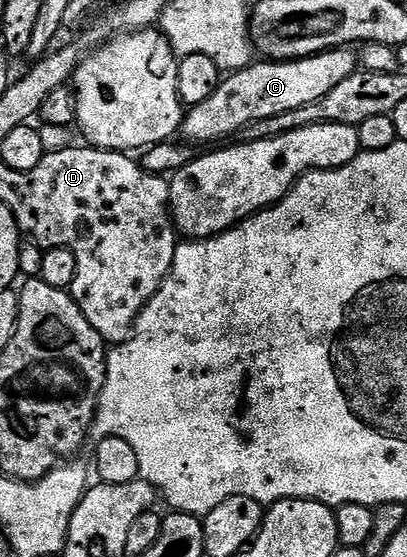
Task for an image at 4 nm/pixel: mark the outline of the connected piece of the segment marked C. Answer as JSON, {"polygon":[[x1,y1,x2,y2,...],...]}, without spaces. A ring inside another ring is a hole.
{"polygon":[[337,47,334,51,322,51,319,55,310,55,308,59,293,59,290,61,255,61,251,66,244,67,242,71,237,71,228,74,226,78,220,82,219,88,213,93,213,97,209,97,205,101,201,101,201,105,190,108,183,116,183,126,181,128,181,135,188,144,196,145,195,143,211,143,207,145,215,145,218,139,227,139,230,135,238,136,244,127,249,126,250,123,261,121,265,117,277,117,281,113,289,113,289,109,301,109,301,105,313,105,313,101,321,101,321,97,325,97,325,93,329,93,329,89,334,89,335,86,341,85,341,81,345,81,345,77,349,77,357,70,357,55,354,50,346,47]]}

